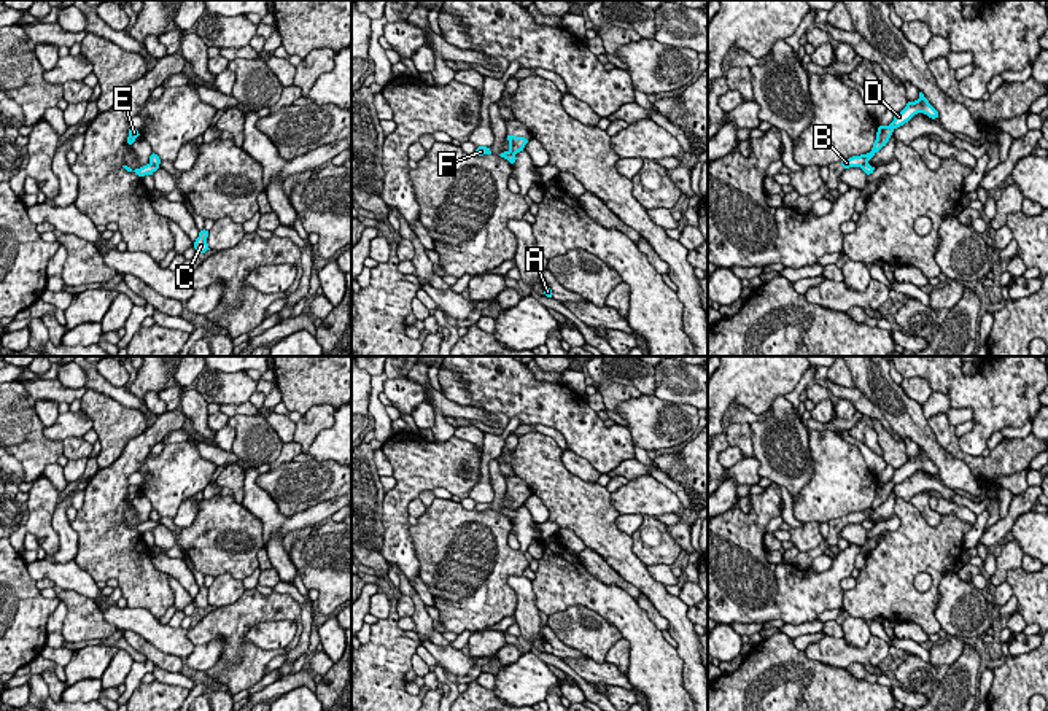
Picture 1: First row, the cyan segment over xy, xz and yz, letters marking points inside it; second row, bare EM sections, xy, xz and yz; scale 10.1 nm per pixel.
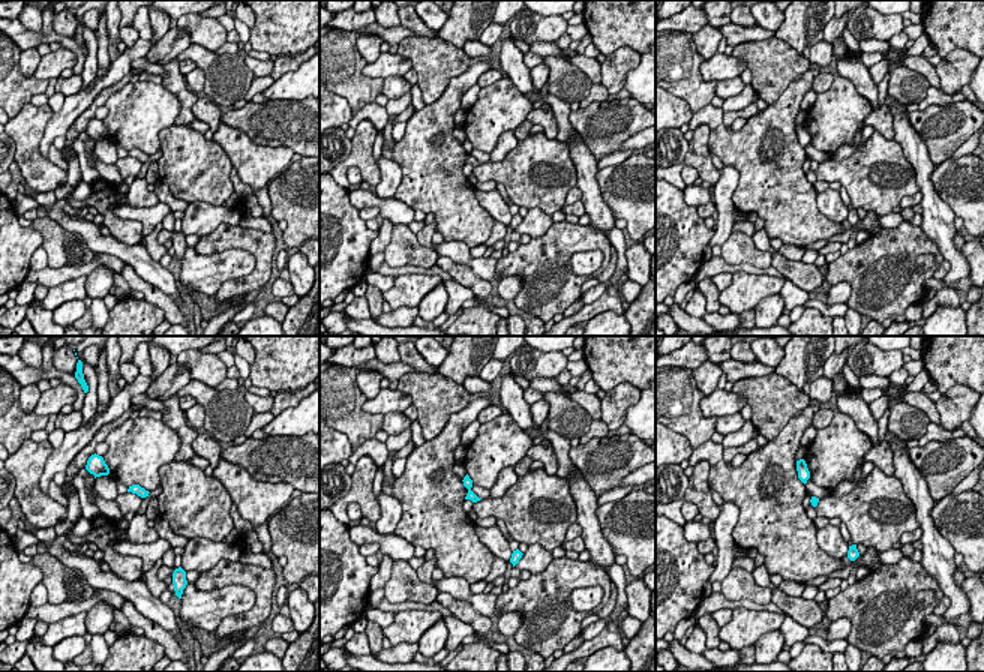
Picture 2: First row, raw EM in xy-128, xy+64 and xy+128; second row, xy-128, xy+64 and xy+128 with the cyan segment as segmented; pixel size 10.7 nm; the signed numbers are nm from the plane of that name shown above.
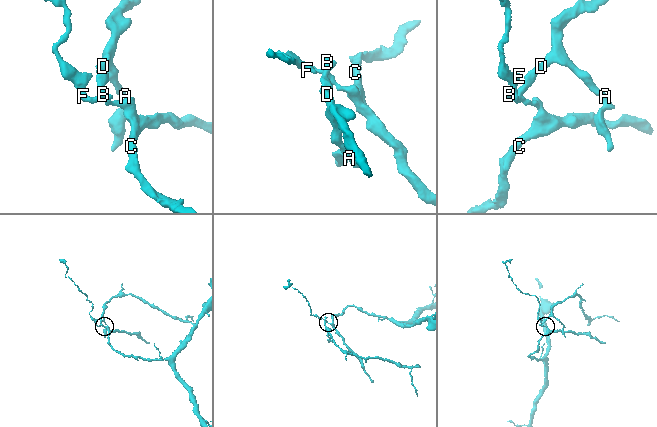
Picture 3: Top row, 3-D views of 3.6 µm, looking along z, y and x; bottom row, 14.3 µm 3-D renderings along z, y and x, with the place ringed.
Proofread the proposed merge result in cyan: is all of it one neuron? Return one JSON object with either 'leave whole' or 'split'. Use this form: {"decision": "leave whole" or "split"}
{"decision": "split"}

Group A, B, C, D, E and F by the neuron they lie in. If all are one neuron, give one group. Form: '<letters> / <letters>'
A B D / C E F

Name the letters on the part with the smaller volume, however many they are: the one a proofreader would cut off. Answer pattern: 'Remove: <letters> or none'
Remove: A, B, D

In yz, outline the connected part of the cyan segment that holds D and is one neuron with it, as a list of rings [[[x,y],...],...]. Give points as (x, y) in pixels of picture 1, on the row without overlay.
[[[919,449],[919,455],[914,458],[908,458],[906,463],[895,469],[894,477],[889,482],[879,482],[876,488],[876,496],[873,499],[873,504],[867,511],[852,512],[849,515],[841,517],[841,522],[844,525],[849,523],[862,523],[864,520],[868,520],[868,517],[889,498],[892,488],[908,479],[914,471],[924,469],[929,474],[935,476],[938,474],[938,468],[929,460],[929,457],[924,453],[922,449]]]

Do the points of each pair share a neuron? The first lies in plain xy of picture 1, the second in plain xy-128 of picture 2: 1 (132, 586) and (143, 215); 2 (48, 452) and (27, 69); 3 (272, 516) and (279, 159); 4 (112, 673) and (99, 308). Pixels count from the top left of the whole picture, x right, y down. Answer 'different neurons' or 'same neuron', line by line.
1: different neurons
2: different neurons
3: same neuron
4: different neurons

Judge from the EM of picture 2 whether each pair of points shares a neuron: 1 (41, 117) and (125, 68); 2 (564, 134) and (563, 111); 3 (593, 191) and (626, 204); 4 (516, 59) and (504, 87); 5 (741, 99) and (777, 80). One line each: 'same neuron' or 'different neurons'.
1: different neurons
2: same neuron
3: different neurons
4: different neurons
5: different neurons

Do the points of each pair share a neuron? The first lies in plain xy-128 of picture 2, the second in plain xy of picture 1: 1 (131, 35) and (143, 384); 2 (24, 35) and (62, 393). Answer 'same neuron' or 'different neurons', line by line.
1: different neurons
2: same neuron

